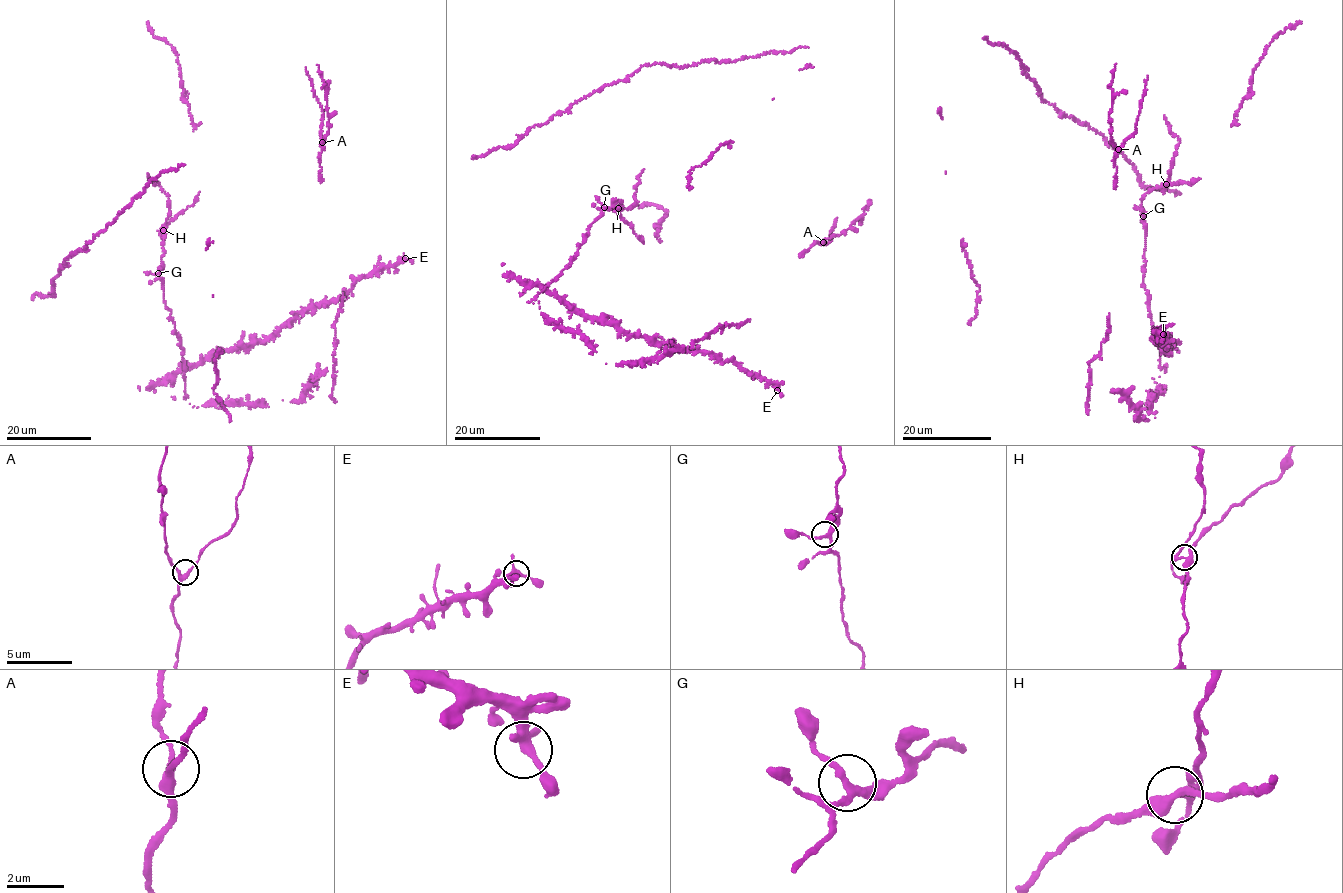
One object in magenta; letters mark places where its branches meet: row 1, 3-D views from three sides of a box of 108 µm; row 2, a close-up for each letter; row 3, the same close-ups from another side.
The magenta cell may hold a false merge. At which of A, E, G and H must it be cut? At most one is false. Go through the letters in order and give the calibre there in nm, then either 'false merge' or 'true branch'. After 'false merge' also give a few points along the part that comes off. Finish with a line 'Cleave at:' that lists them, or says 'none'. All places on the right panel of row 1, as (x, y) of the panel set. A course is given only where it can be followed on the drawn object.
A: calibre 240 nm; true branch
E: calibre 280 nm; true branch
G: calibre 240 nm; true branch
H: calibre 320 nm; false merge; course (1166, 184), (1178, 138), (1170, 131), (1164, 115)
Cleave at: H

